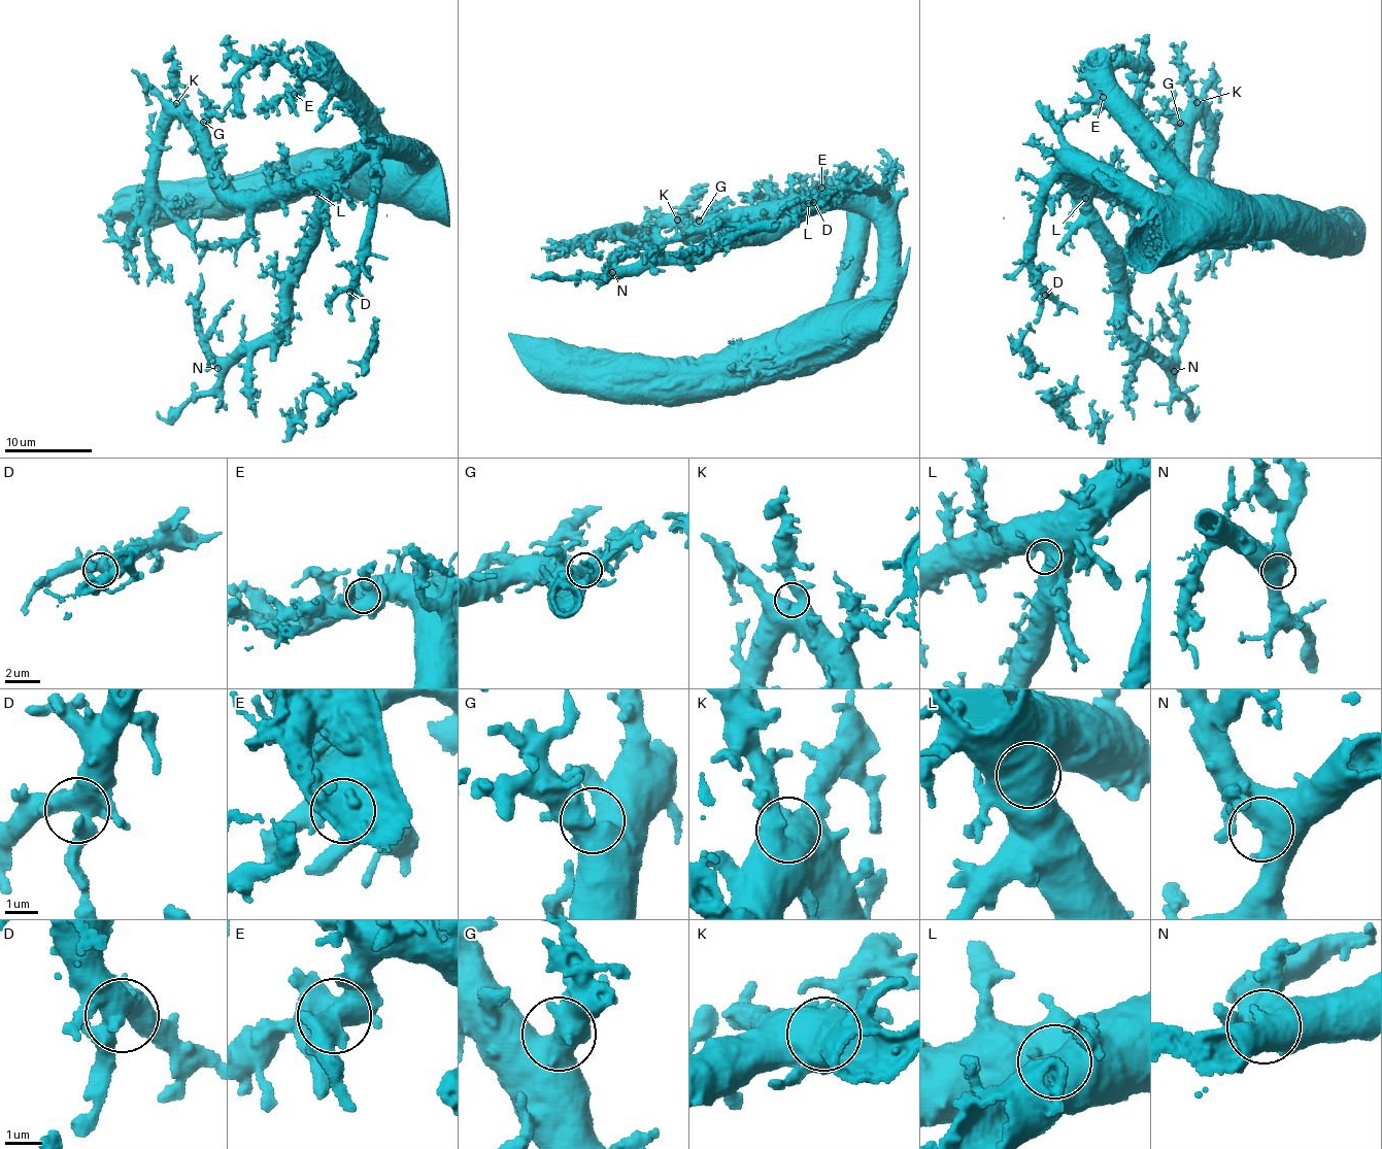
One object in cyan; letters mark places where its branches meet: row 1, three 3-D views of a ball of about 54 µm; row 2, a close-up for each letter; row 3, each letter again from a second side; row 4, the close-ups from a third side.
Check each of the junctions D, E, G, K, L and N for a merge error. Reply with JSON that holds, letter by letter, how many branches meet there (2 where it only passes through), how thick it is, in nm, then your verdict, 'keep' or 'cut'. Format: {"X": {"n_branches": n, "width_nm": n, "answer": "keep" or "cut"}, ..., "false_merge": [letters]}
{"D": {"n_branches": 5, "width_nm": 500, "answer": "keep"}, "E": {"n_branches": 4, "width_nm": 500, "answer": "keep"}, "G": {"n_branches": 2, "width_nm": 650, "answer": "keep"}, "K": {"n_branches": 2, "width_nm": 600, "answer": "keep"}, "L": {"n_branches": 2, "width_nm": 650, "answer": "keep"}, "N": {"n_branches": 2, "width_nm": 750, "answer": "keep"}, "false_merge": []}

